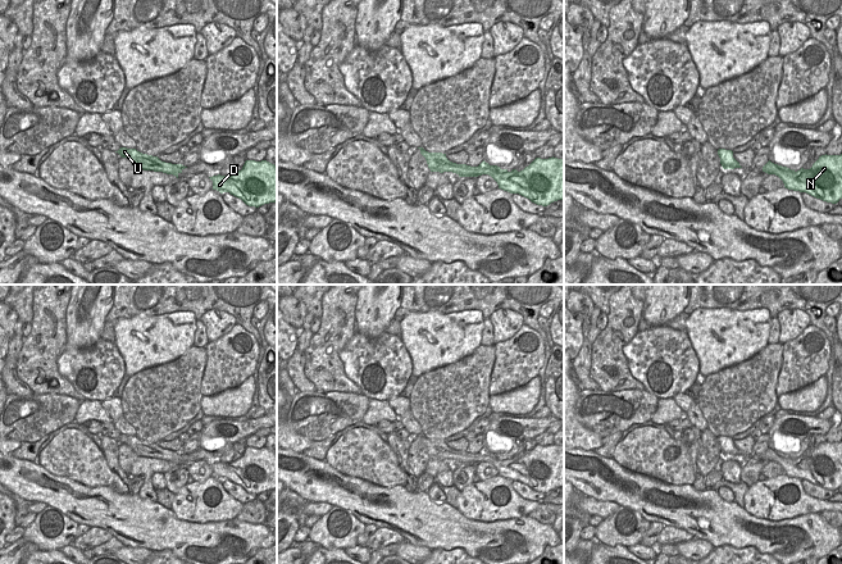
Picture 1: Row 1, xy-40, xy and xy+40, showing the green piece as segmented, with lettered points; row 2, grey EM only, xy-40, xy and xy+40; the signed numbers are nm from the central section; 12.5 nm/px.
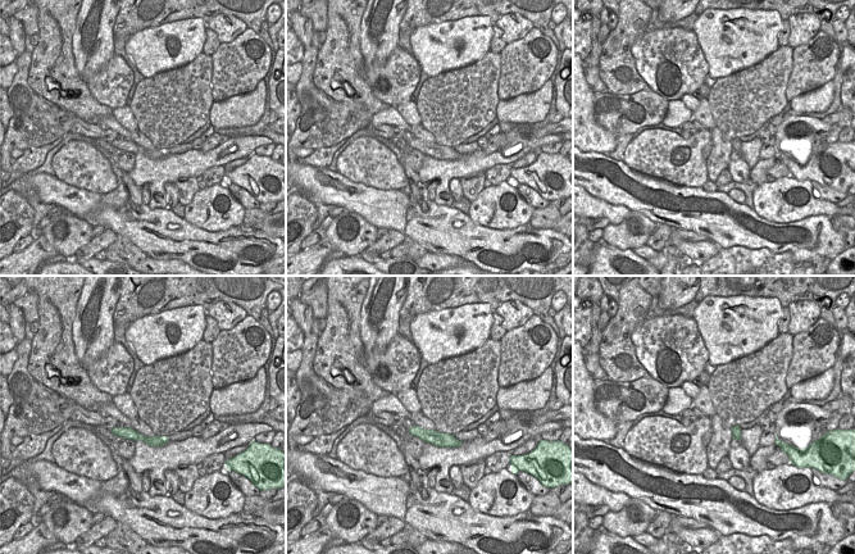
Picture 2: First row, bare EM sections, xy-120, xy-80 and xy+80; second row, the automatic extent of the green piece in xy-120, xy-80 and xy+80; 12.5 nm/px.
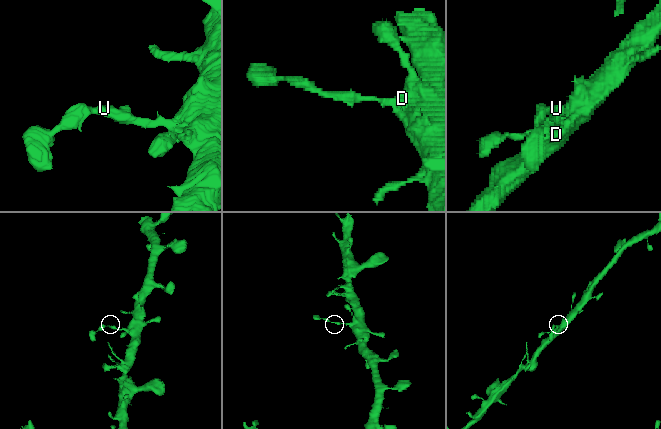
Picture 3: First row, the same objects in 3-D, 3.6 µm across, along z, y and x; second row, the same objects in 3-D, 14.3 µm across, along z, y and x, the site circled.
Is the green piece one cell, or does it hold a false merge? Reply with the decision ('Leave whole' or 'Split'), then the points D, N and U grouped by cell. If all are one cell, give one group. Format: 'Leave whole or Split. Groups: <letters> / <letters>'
Leave whole. Groups: D N U.

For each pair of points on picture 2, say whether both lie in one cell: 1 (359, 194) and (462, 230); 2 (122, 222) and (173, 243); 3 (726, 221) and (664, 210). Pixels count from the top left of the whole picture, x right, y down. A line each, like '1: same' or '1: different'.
1: same
2: same
3: same

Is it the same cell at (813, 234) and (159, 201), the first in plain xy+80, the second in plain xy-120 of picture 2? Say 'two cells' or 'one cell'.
two cells

